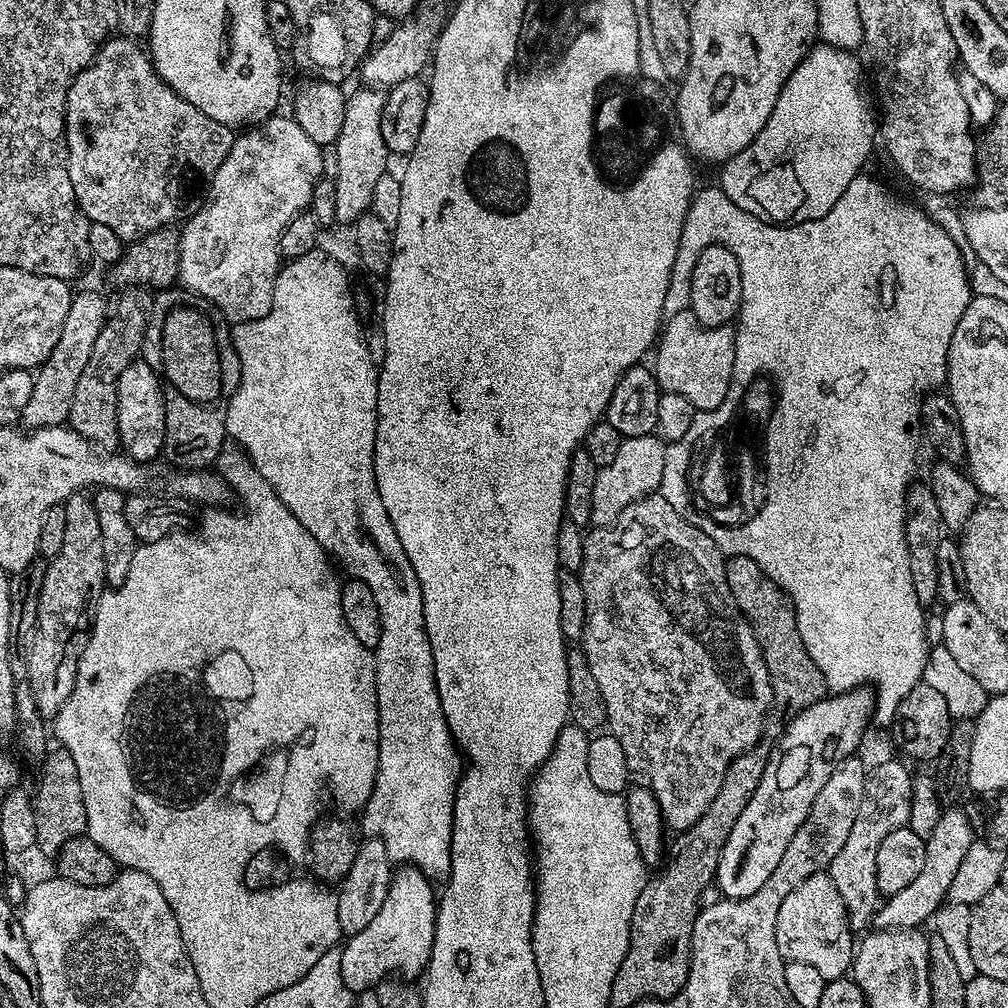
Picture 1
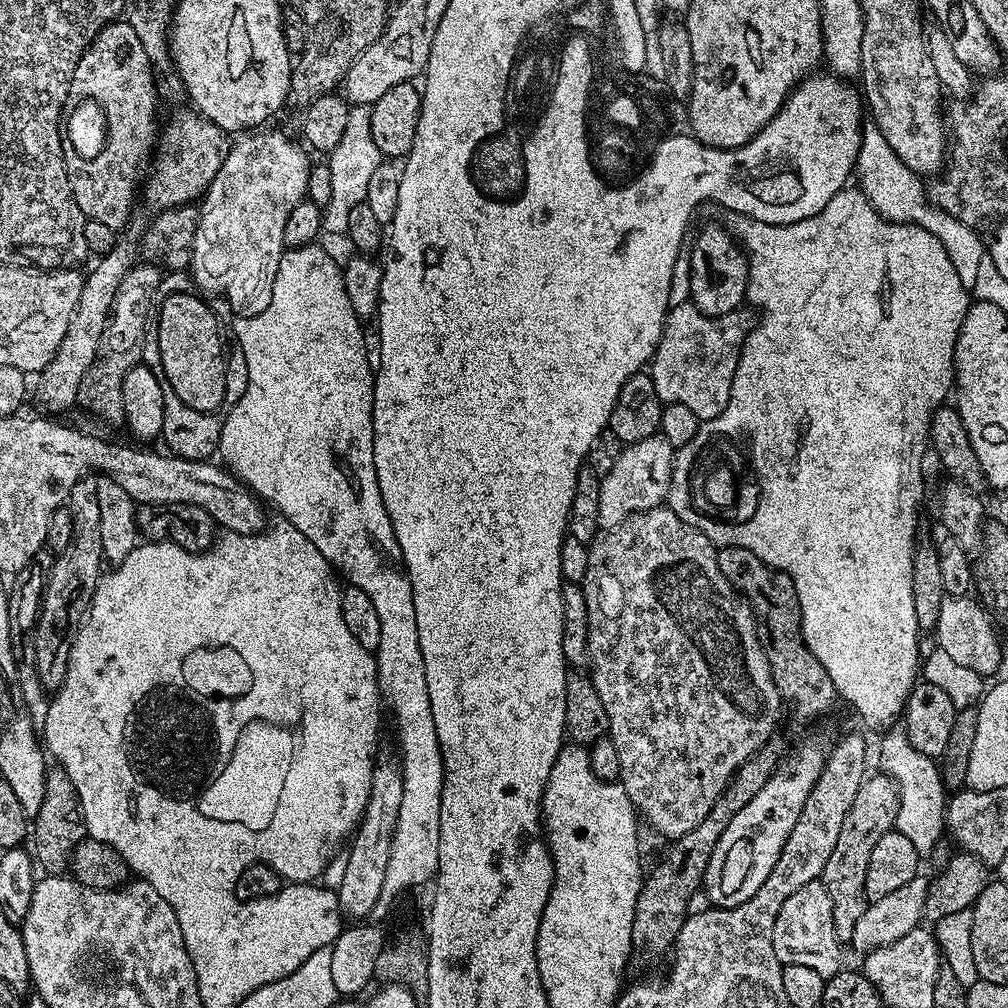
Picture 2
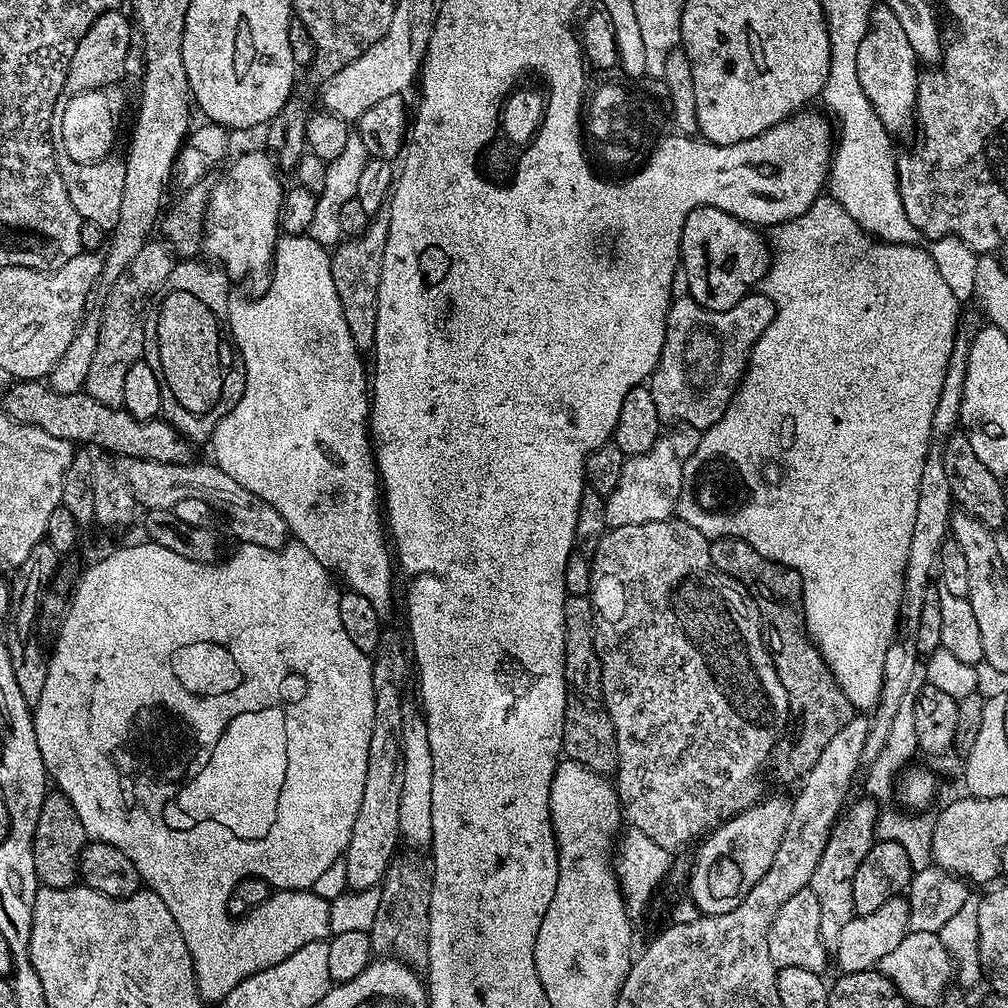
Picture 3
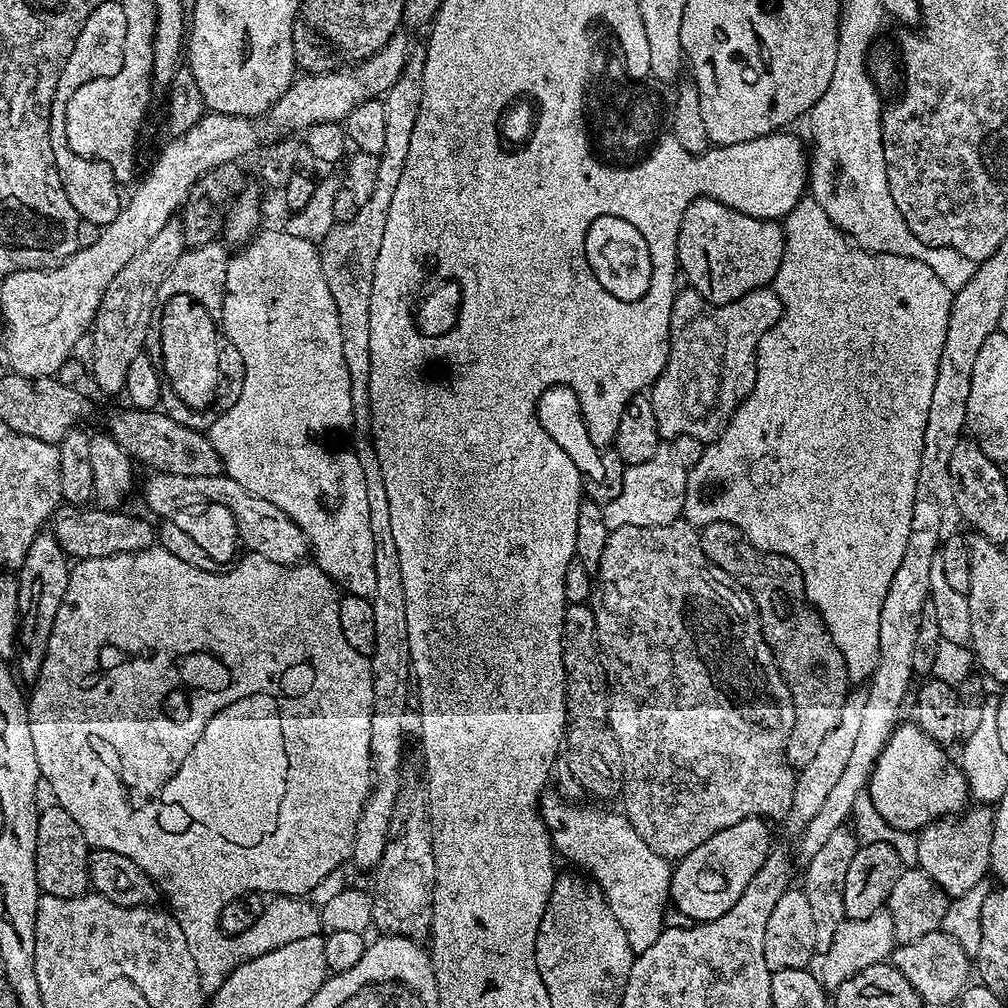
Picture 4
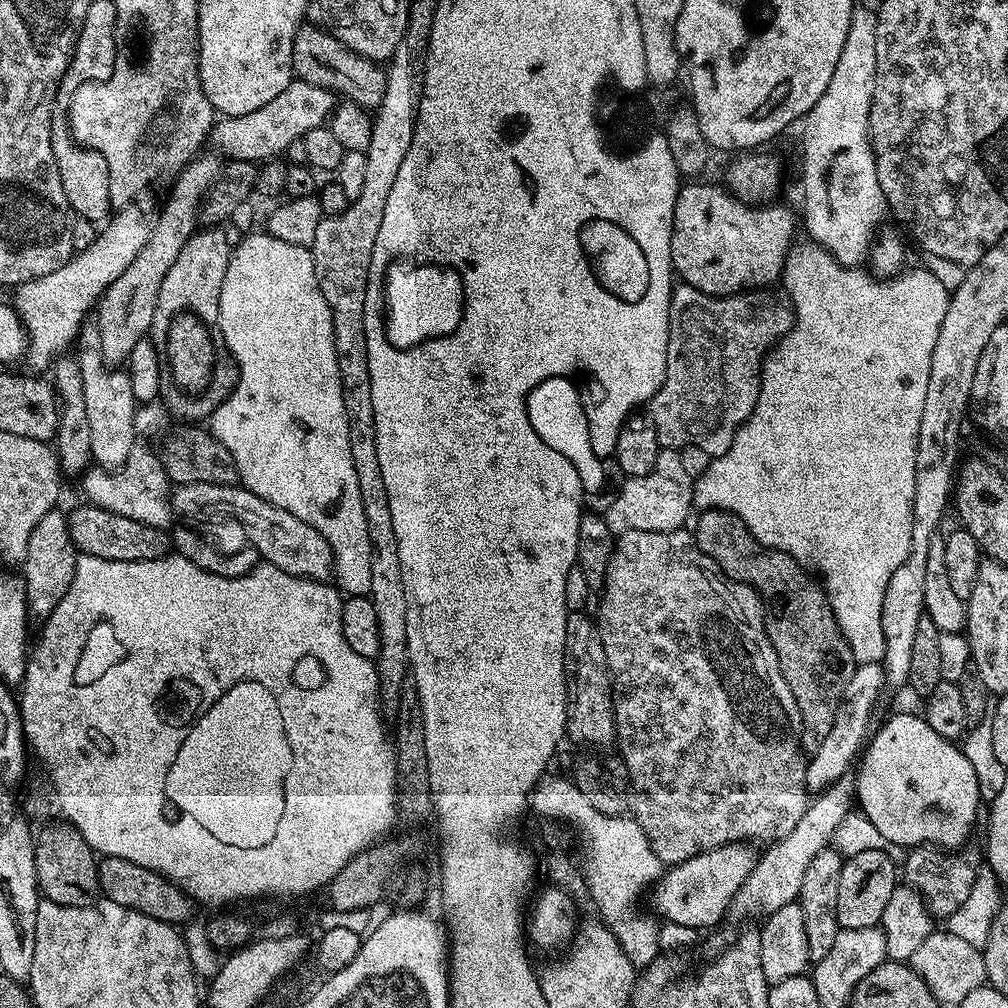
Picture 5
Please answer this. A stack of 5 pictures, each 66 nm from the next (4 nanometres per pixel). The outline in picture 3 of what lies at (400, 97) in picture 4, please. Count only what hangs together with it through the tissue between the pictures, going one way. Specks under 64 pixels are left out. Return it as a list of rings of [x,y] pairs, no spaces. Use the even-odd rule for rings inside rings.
[[[376,218],[371,221],[363,238],[348,238],[348,241],[345,239],[335,249],[337,252],[331,253],[334,288],[338,290],[348,329],[360,350],[371,349],[376,342],[376,299],[380,285],[380,263],[384,257],[387,237],[387,219]]]

